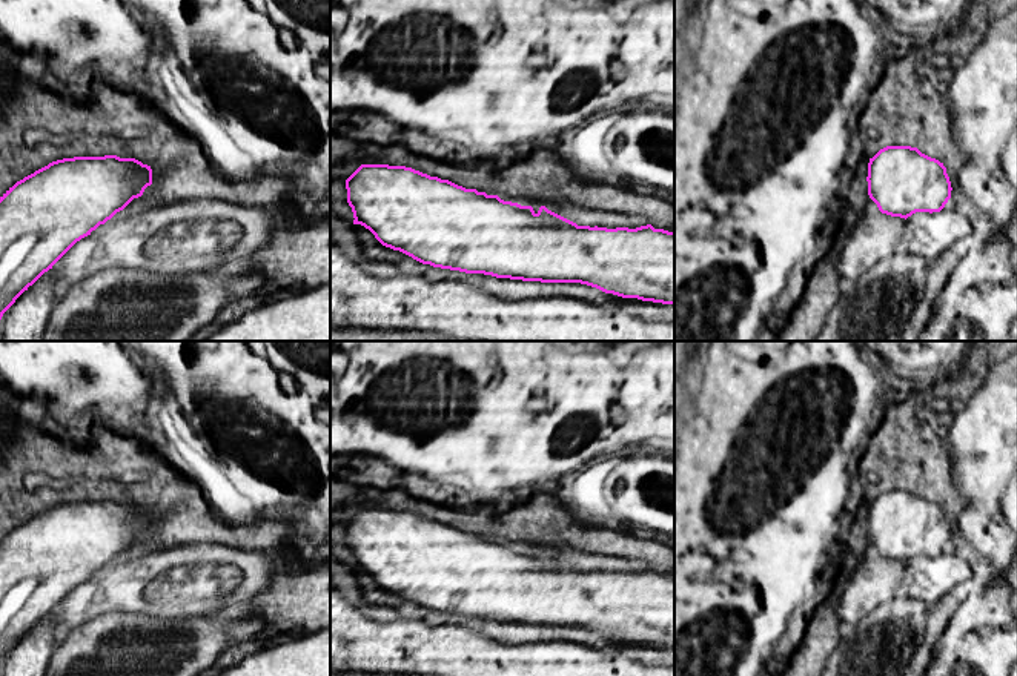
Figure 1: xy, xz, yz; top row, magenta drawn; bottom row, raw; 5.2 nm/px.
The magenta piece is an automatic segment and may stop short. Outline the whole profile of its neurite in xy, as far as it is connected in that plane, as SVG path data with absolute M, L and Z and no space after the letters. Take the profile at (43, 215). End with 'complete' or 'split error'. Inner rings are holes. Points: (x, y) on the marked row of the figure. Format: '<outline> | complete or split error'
M104 155L52 161L9 187L0 197L0 320L77 241L141 197L151 184L151 166Z | complete

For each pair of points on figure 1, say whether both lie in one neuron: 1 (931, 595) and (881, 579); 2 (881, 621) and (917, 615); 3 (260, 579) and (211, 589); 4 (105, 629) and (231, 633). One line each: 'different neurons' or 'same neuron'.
1: different neurons
2: same neuron
3: same neuron
4: same neuron

